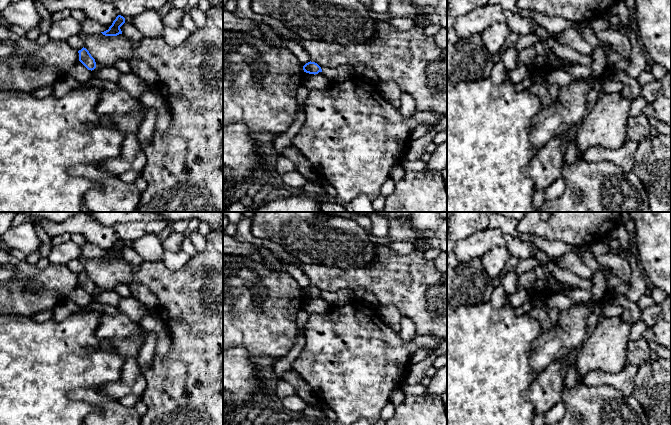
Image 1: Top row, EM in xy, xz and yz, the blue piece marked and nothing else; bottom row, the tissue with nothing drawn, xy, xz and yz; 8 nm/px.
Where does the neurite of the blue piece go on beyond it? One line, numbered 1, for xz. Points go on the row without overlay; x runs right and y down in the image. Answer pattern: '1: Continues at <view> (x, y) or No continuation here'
1: No continuation here

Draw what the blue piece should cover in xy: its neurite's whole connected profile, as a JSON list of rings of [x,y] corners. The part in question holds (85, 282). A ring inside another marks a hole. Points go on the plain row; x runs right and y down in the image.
[[[82,272],[78,275],[79,277],[79,285],[88,293],[94,294],[96,292],[95,283],[91,280],[89,275],[86,272]]]

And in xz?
[[[308,286],[306,287],[304,290],[303,290],[303,294],[304,296],[306,297],[309,297],[309,298],[318,298],[319,296],[322,296],[322,293],[321,291],[315,287],[315,286]]]

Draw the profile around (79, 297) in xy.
[[[77,286],[69,295],[68,301],[79,309],[85,309],[93,301],[93,294],[88,294],[81,286]]]

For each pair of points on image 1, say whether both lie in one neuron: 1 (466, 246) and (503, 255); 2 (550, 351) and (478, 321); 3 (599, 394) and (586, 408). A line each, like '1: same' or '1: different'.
1: different
2: different
3: same

